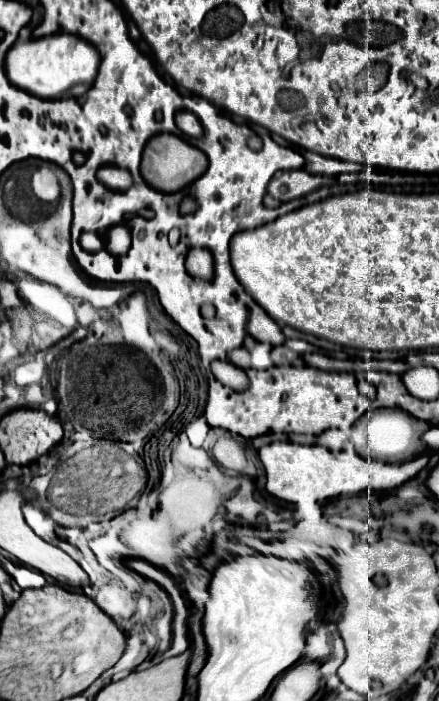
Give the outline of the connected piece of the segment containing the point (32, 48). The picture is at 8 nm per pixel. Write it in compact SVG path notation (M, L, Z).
M51 34L31 42L15 42L5 58L5 64L9 64L11 84L33 96L49 100L59 98L75 84L91 86L97 76L99 62L101 56L95 46L75 34Z

